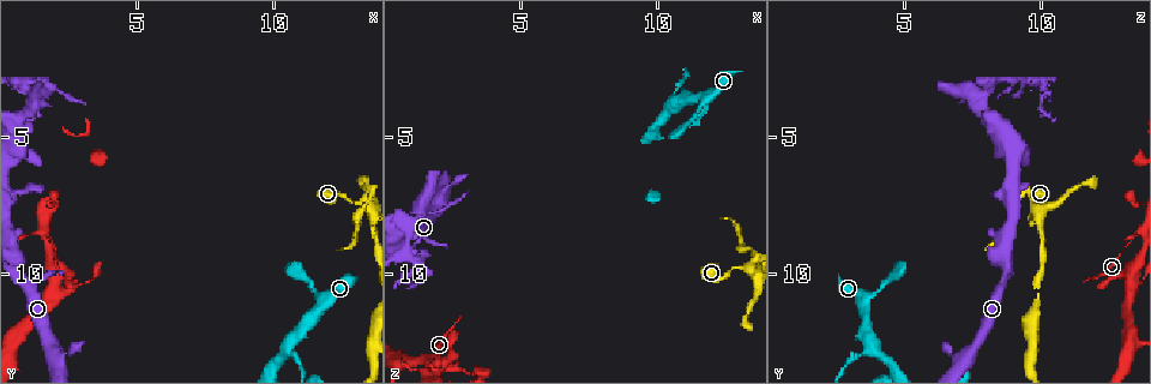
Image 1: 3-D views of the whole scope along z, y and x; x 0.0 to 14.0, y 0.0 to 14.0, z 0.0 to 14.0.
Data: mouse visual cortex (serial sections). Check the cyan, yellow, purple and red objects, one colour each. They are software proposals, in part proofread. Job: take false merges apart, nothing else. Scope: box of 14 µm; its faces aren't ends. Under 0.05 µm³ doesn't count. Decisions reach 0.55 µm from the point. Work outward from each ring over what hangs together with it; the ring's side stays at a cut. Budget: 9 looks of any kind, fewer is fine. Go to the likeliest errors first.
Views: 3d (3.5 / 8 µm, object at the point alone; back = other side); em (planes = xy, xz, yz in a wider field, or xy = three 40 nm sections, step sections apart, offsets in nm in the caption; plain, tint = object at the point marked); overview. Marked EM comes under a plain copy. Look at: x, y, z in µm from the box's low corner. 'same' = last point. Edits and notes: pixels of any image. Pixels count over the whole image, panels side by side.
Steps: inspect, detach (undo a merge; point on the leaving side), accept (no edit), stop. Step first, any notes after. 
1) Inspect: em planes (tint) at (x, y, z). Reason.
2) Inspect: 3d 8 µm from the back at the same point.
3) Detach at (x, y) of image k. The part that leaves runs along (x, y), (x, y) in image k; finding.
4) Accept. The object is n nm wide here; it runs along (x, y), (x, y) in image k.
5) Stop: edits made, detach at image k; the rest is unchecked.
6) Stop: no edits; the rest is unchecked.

Inspect: 3d 3.5 µm at (13.2, 7.4, 9.8). Abrupt turn.

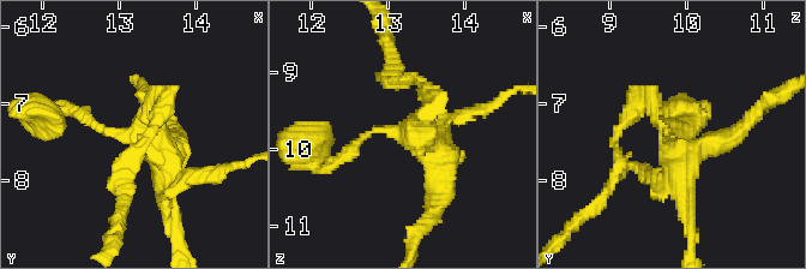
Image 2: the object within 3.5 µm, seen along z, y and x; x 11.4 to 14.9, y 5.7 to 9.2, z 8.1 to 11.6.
Accept. The arms are 150, 250, 350, 350 nm wide; it runs along (73, 109), (110, 136), (173, 139) in image 2; all the same cell.

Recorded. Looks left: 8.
Inspect: 3d 3.5 µm at (10.5, 12.6, 3.8). Thin arm on a thick one.

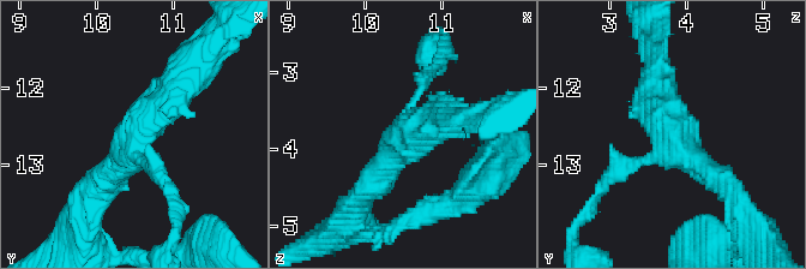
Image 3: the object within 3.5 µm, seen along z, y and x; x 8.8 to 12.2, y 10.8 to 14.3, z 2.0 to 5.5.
Inspect: em xy step 5 (tint) at (10.45, 12.60, 3.80). 3 arms meet here; the arms are 150, 350, 450 nm wide; shape alone is not enough.

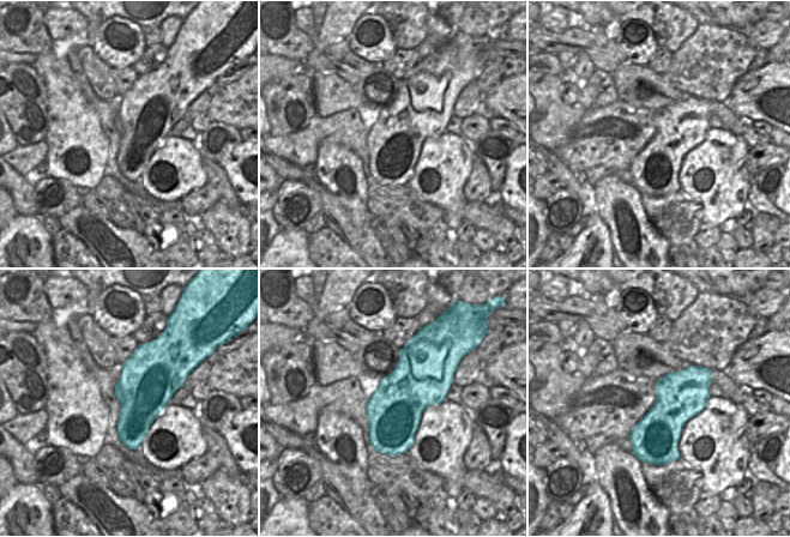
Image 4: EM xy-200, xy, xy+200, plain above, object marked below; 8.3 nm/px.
Accept. It runs along (185, 78), (100, 186) in image 3; continuous, no second cell.

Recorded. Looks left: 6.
Inspect: em xy step 5 (tint) at (1.8, 8.8, 13.3). Abrupt turn.

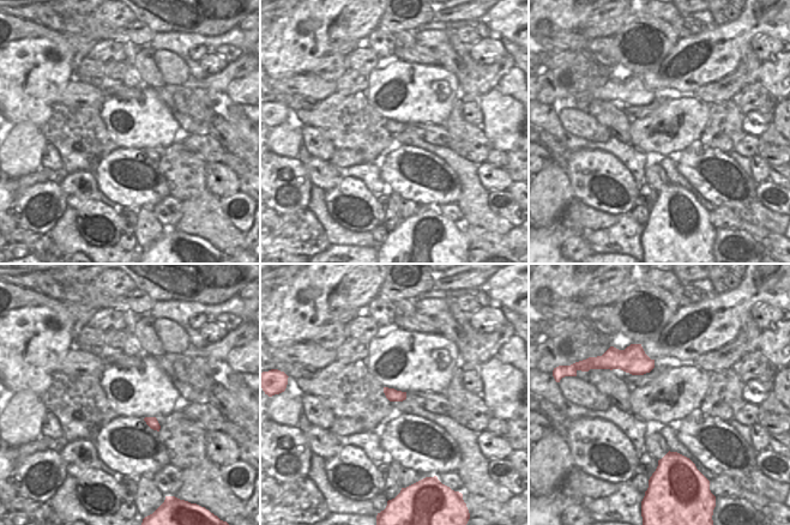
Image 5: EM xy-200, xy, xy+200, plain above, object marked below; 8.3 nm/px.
Inspect: 3d 3.5 µm at the same point.

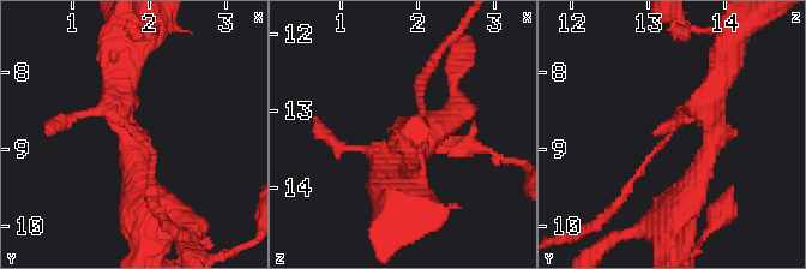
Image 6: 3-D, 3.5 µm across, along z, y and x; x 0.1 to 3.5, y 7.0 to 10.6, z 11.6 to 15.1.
Accept. The object is 110 nm wide here; it runs along (625, 193), (690, 109), (714, 135) in image 6; continuous, no second cell.

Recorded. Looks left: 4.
Inspect: 3d 3.5 µm from the back at (2.2, 10.6, 13.3).

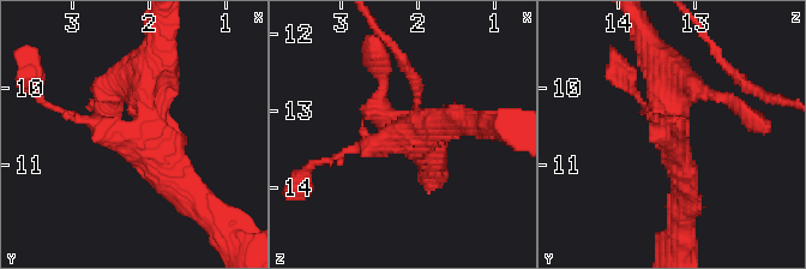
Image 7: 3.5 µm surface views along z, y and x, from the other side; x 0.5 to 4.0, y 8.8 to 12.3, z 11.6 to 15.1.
Inspect: em xy step 1 (tint) at (2.15, 10.55, 13.35). 3 arms meet here; the arms are 150, 350, 500 nm wide.

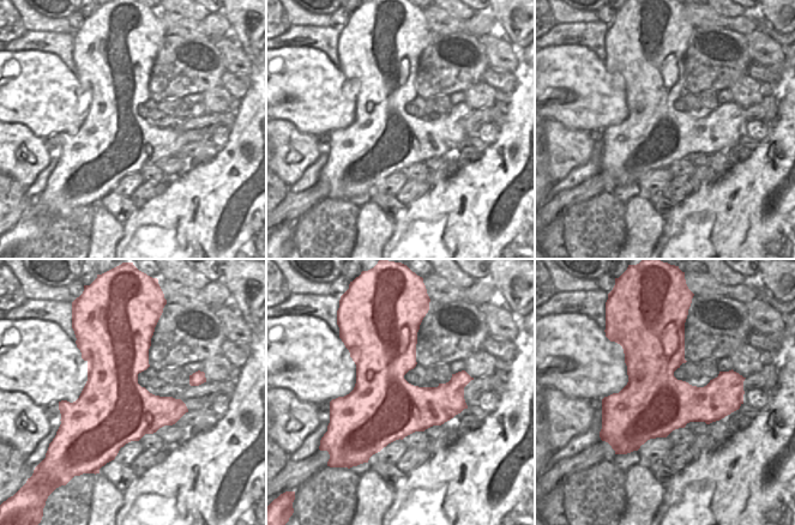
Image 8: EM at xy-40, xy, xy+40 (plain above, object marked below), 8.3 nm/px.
Accept. The object is 600 nm wide here; it runs along (150, 70), (139, 132), (65, 111) in image 7; all the same cell.

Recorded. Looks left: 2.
Stop: no edits; the rest is unchecked.

